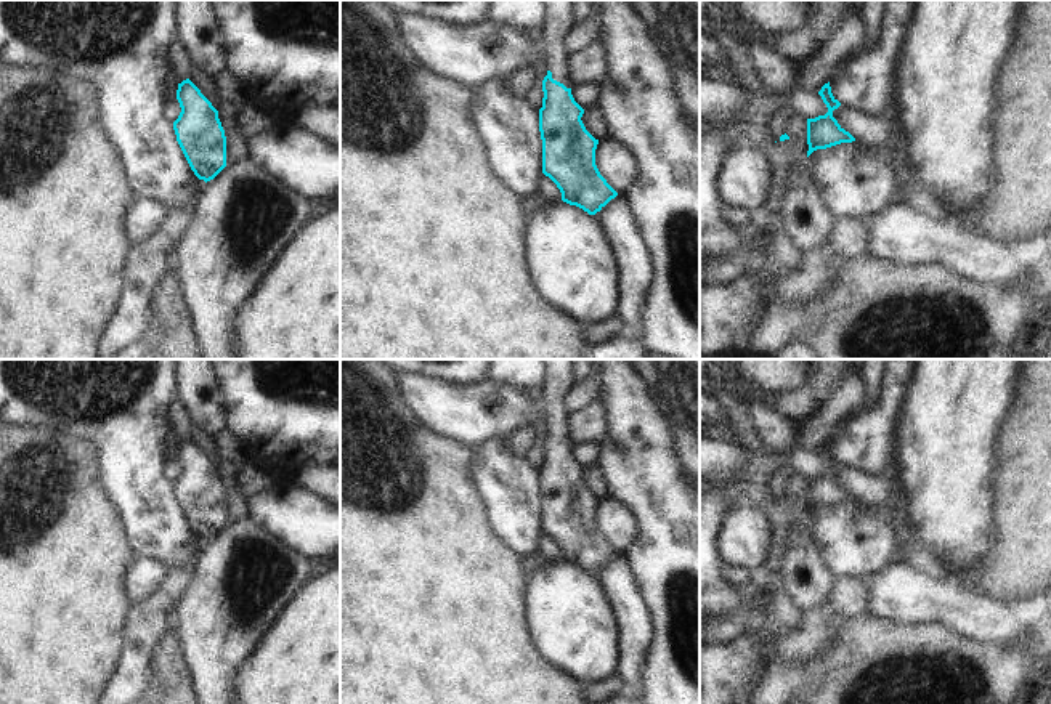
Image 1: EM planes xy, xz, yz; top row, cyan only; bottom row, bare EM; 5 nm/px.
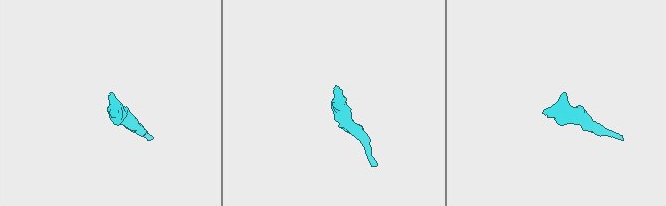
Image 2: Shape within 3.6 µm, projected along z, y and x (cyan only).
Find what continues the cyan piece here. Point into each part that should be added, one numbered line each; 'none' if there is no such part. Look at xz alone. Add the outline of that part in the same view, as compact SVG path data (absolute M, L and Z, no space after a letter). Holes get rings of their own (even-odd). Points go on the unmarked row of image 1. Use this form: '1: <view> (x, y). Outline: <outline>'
1: xz (559, 372). Outline: M542 359L546 364L546 382L539 390L547 430L552 438L563 443L568 415L562 409L562 398L574 385L576 359Z

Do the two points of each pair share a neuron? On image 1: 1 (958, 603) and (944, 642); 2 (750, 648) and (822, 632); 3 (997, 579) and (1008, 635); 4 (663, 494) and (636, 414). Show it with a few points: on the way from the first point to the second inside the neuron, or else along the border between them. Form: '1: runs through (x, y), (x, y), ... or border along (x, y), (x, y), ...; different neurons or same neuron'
1: border along (912, 624), (941, 623), (963, 635), (984, 642); different neurons
2: runs through (767, 645), (804, 642); same neuron
3: border along (965, 584), (979, 589), (998, 602); different neurons
4: runs through (644, 475), (641, 470), (641, 433); same neuron

